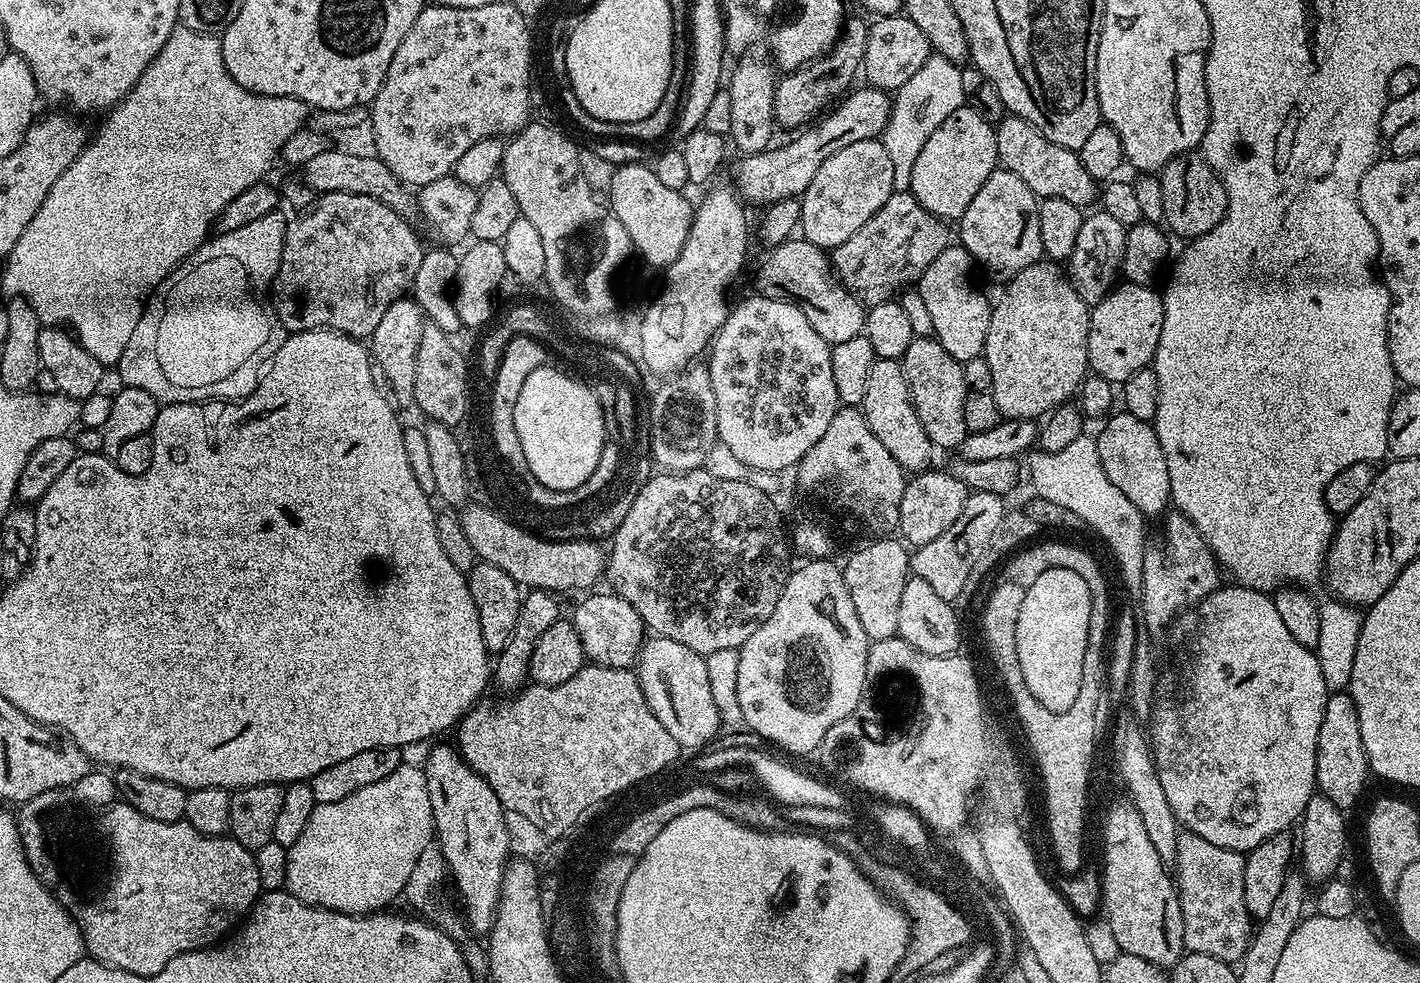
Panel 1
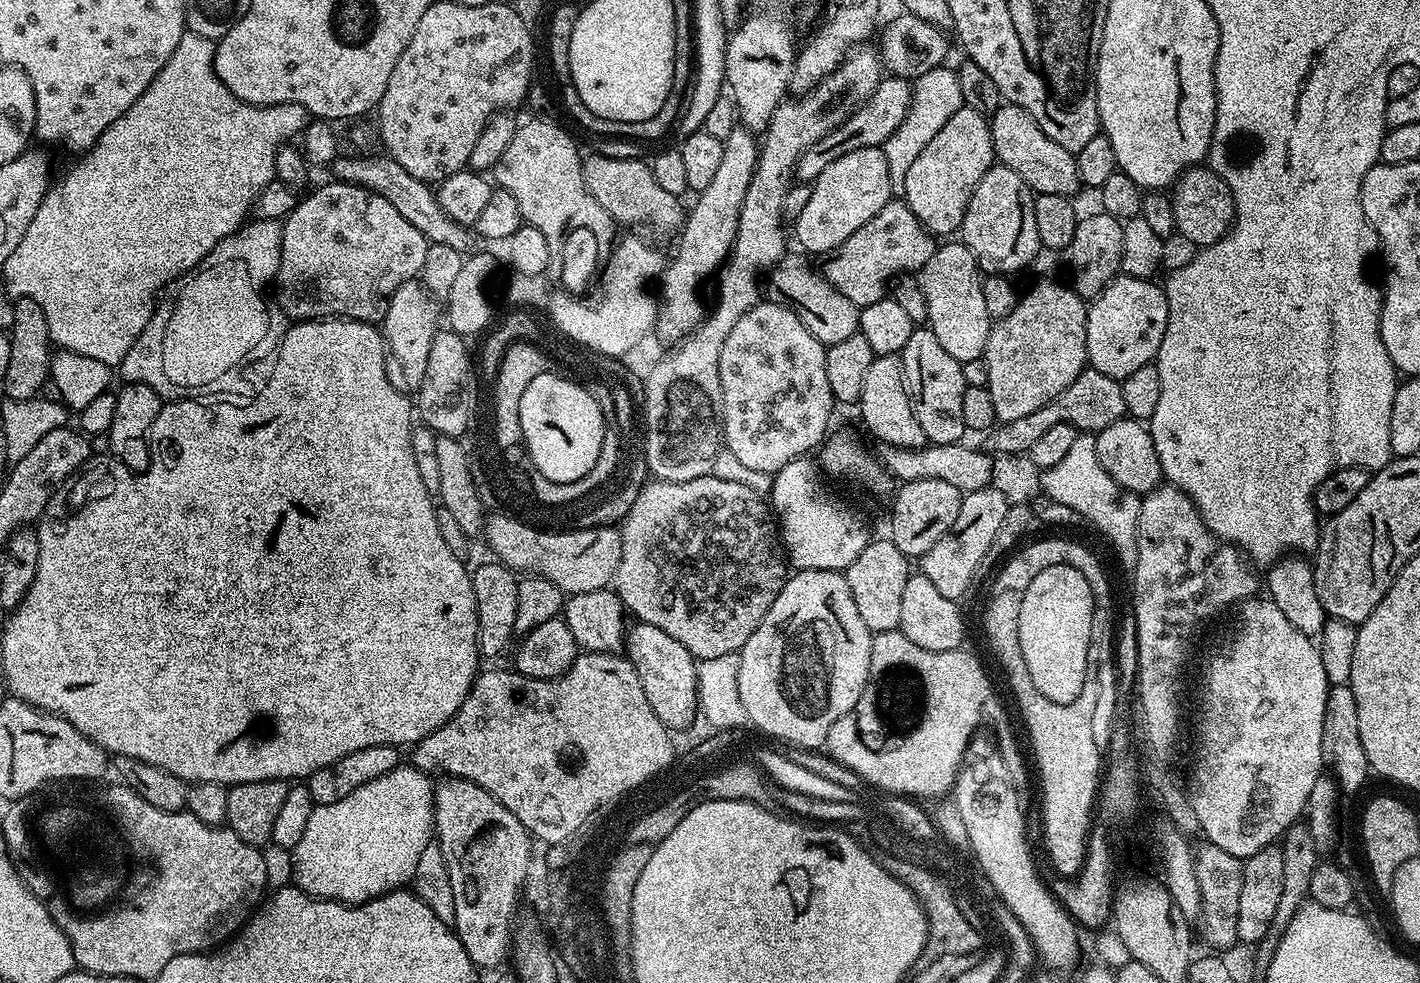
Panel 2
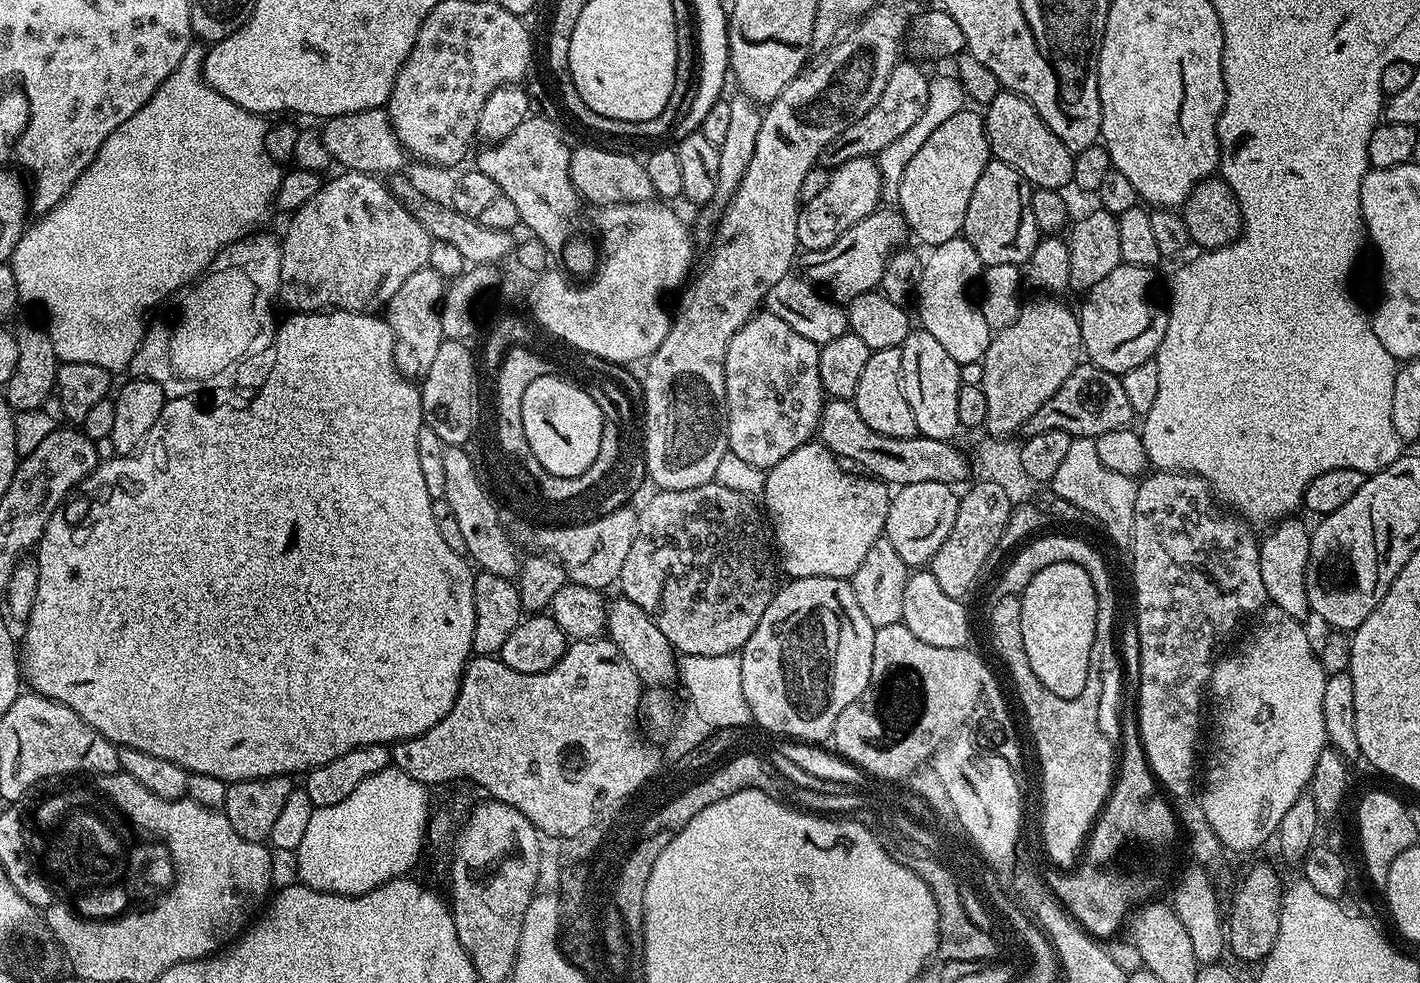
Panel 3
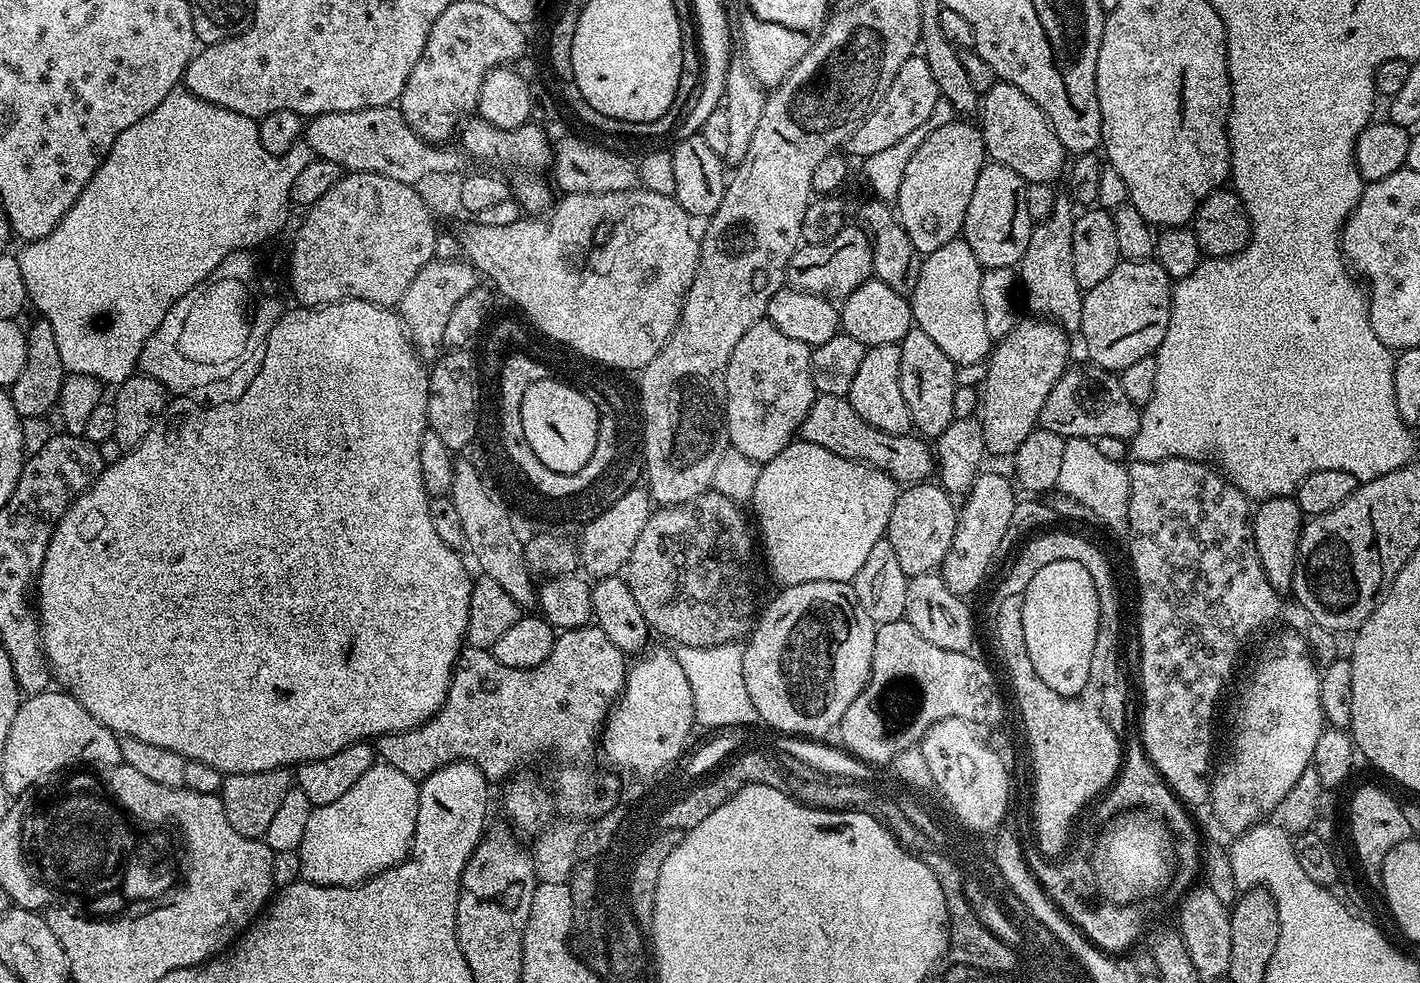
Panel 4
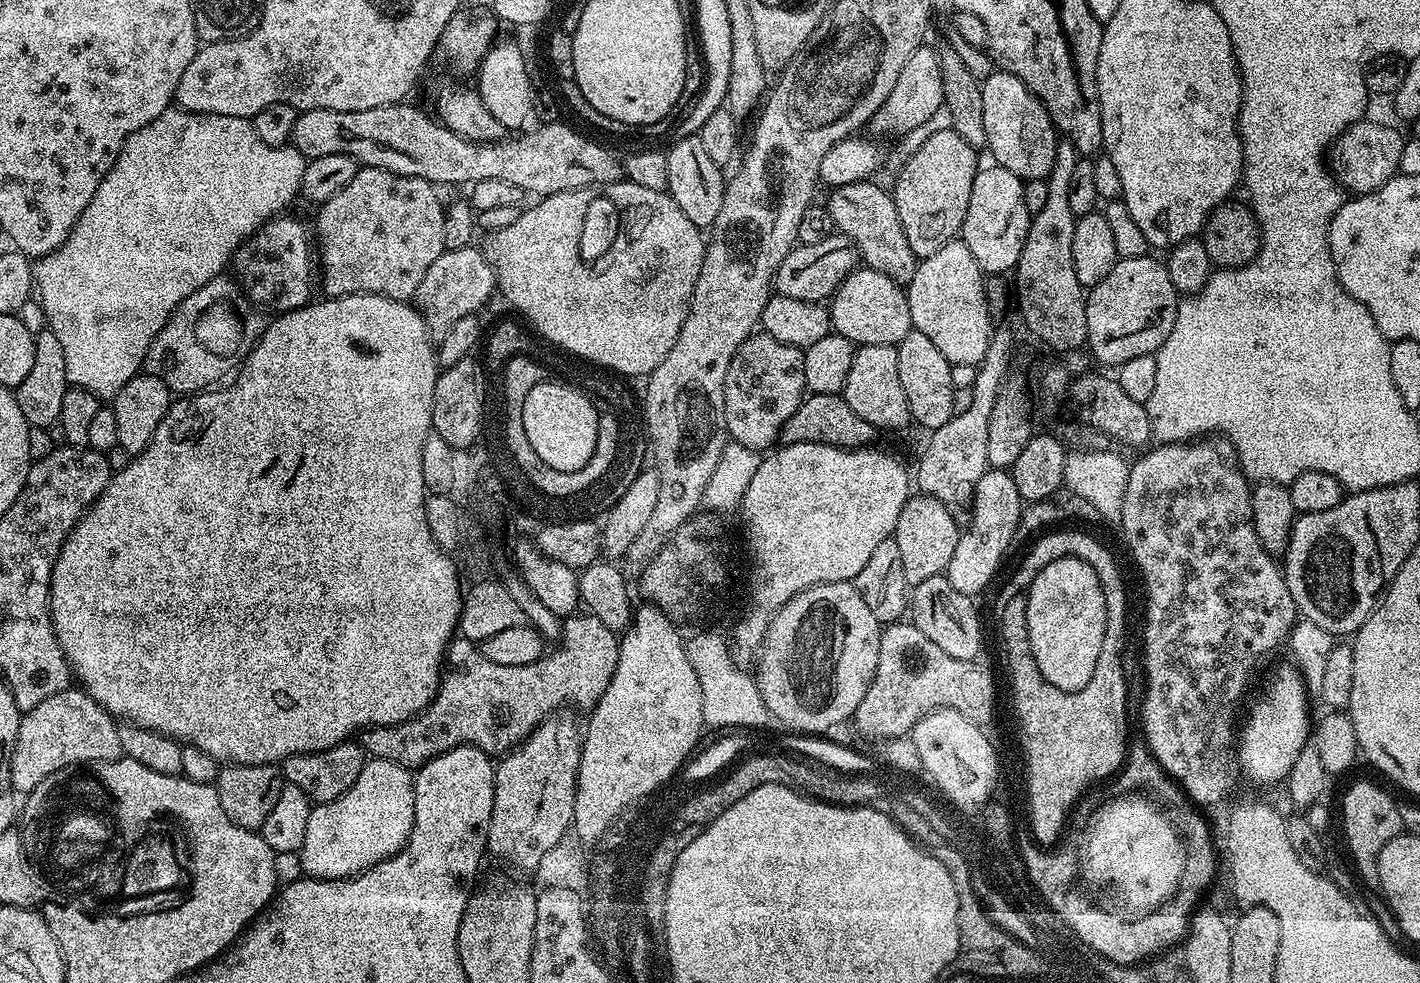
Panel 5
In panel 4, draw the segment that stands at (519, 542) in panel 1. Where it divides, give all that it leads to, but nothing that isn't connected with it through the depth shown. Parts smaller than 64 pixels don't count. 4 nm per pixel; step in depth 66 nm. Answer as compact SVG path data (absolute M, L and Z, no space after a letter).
M637 486L622 494L622 498L618 498L618 502L614 502L614 506L606 510L606 514L598 514L598 518L583 525L578 536L578 551L582 568L585 568L583 571L592 578L617 575L627 565L634 550L634 542L638 542L638 534L642 534L642 526L646 526L653 511L654 504L649 493Z

